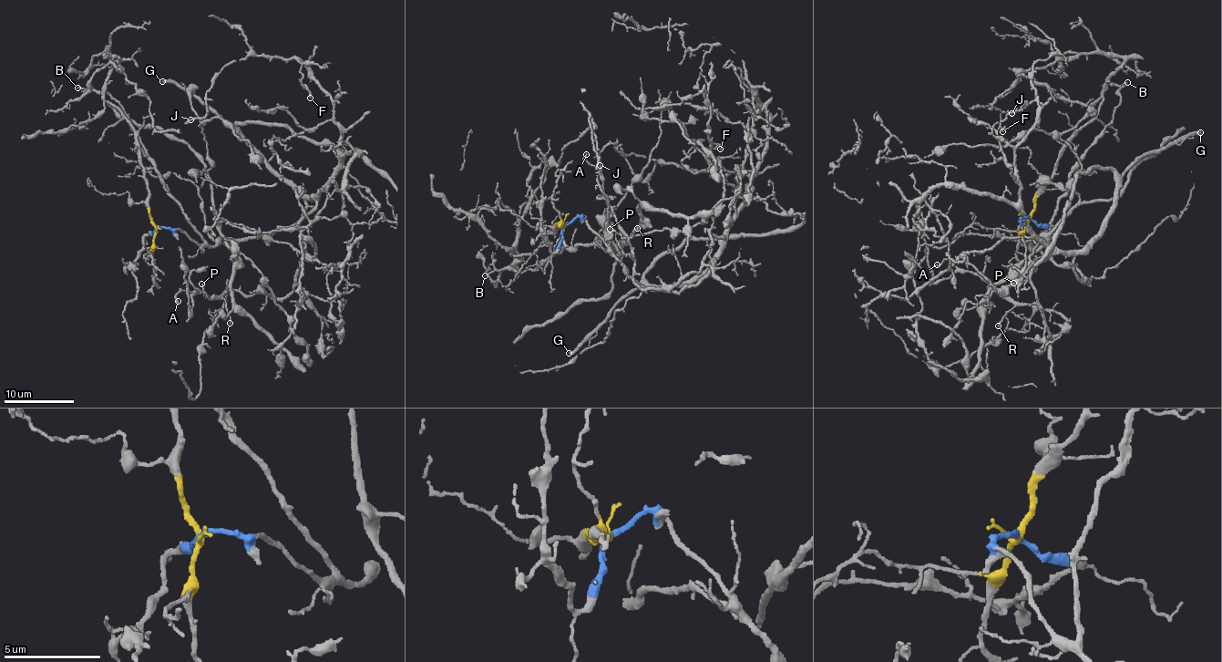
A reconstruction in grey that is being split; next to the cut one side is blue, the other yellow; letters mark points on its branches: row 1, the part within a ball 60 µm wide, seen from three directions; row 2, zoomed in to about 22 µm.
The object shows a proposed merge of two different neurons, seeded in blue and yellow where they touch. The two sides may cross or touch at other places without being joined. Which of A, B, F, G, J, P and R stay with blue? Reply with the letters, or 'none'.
A, B, F, G, J, P, R

